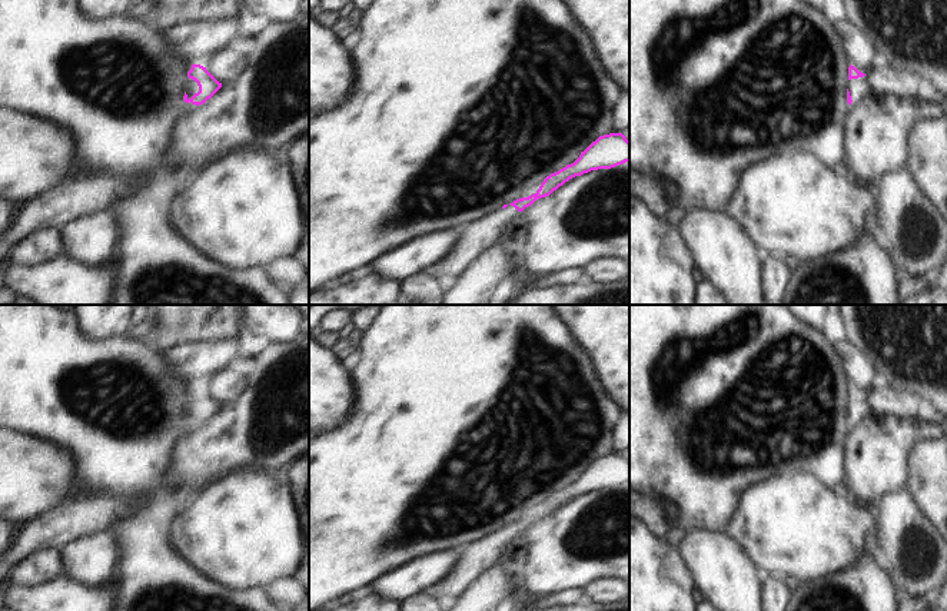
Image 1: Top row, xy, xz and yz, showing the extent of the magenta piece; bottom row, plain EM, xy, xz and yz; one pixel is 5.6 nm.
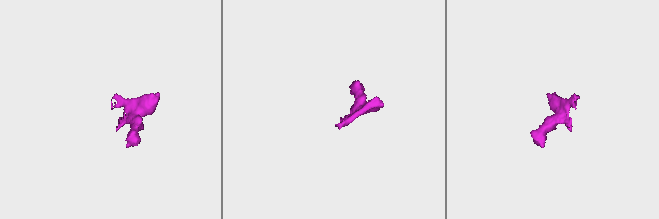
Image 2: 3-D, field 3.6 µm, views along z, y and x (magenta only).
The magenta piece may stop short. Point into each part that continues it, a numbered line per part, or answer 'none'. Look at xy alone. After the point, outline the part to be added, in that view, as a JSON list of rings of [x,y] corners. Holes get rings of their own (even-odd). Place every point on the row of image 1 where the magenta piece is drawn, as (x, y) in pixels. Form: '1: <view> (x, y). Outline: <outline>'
1: xy (192, 88). Outline: [[[189,79],[189,80],[186,82],[185,89],[186,89],[187,99],[190,99],[195,93],[199,92],[197,83],[196,83],[195,80],[192,80],[192,79]]]

